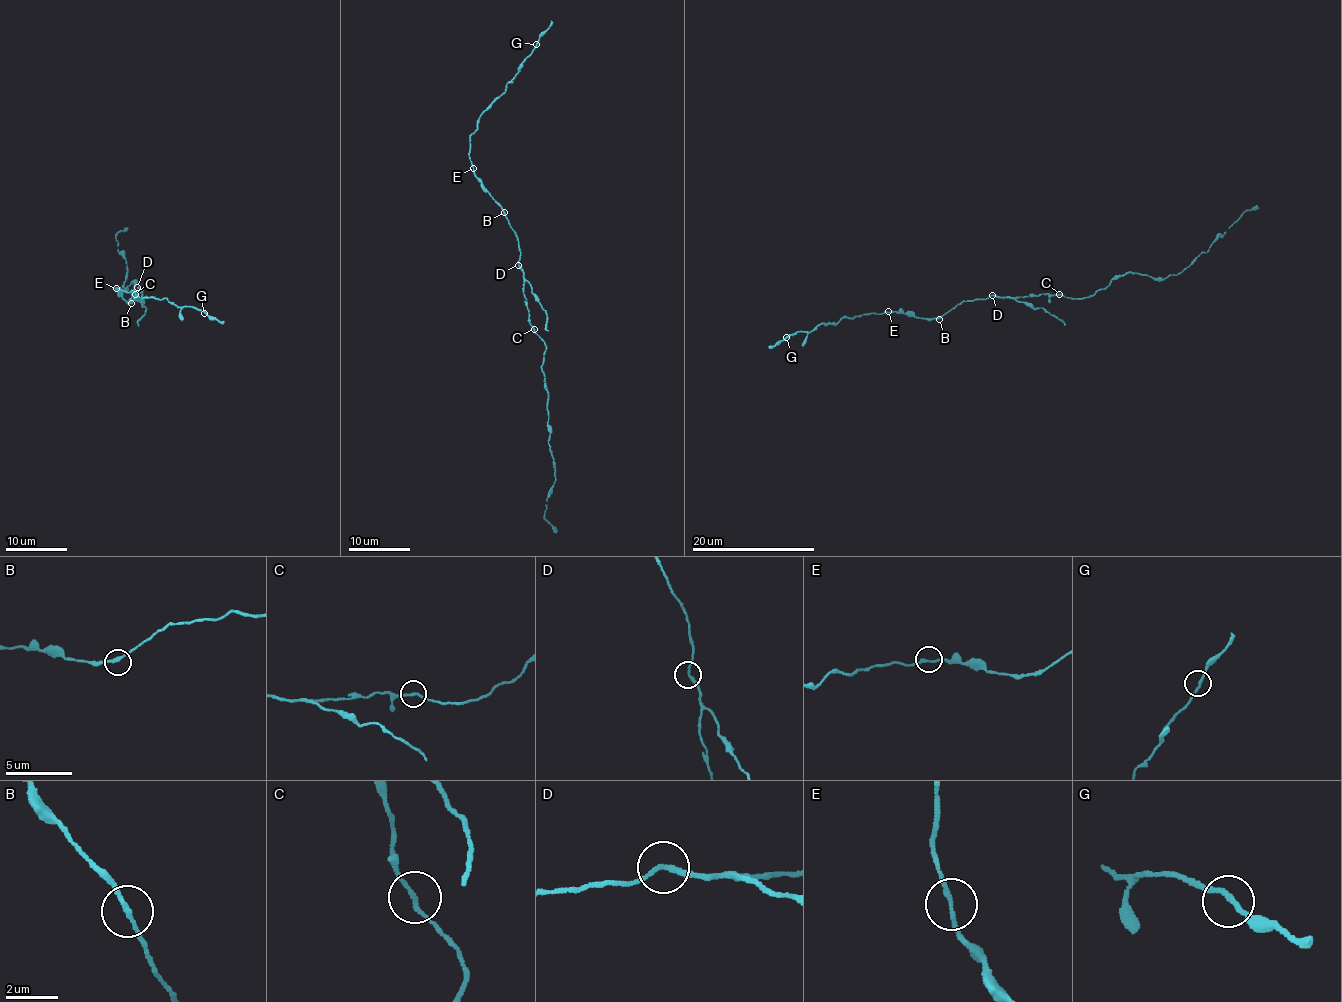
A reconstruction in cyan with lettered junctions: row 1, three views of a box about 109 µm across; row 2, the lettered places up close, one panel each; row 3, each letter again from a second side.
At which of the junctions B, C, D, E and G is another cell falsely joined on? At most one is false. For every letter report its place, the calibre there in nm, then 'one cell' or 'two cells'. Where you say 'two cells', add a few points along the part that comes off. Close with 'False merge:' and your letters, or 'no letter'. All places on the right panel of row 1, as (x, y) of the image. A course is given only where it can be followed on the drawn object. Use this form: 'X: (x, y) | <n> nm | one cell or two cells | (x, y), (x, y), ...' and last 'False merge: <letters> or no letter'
B: (939, 319) | 180 nm | one cell
C: (1059, 294) | 170 nm | one cell
D: (992, 295) | 190 nm | one cell
E: (888, 311) | 180 nm | one cell
G: (786, 337) | 180 nm | one cell
False merge: no letter

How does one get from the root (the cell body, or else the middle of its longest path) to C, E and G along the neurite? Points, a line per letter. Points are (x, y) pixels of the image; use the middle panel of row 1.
C: (522, 271), (525, 305), (533, 330)
E: (522, 271), (518, 261), (520, 249), (517, 235), (473, 168)
G: (522, 271), (518, 238), (475, 174), (469, 150), (479, 115), (505, 91), (536, 44)

